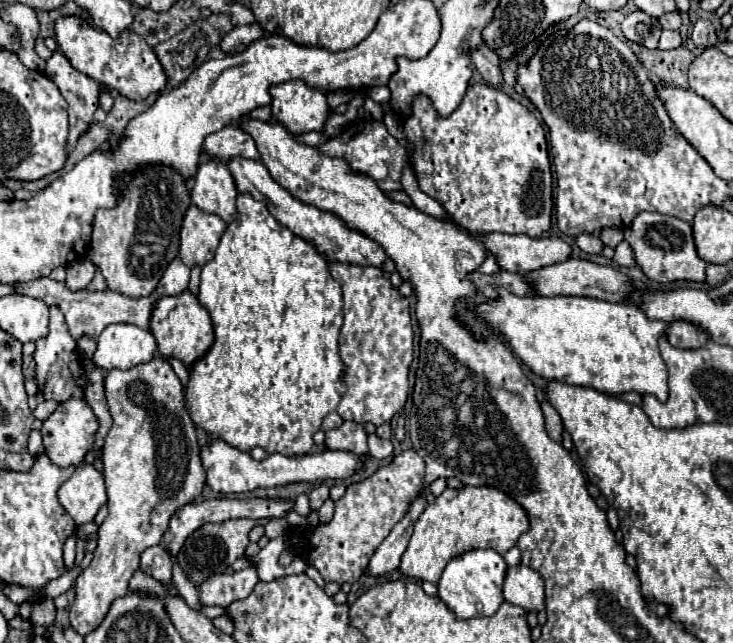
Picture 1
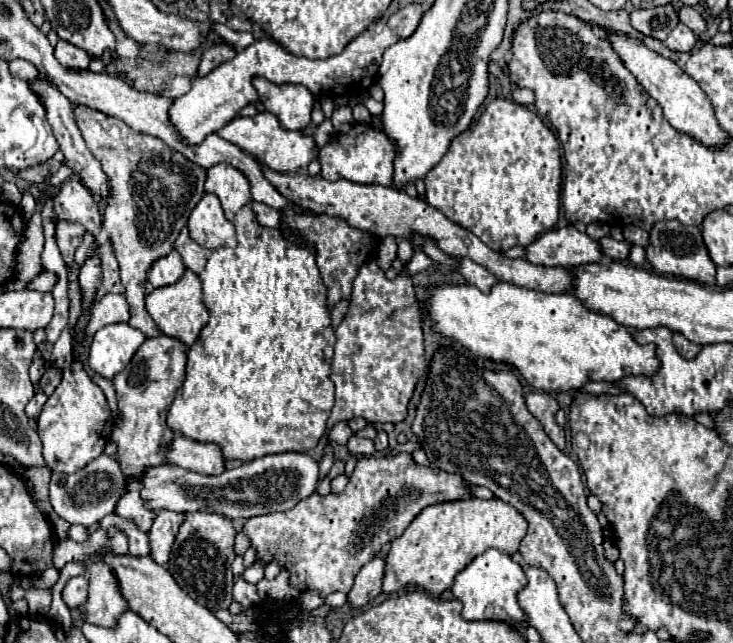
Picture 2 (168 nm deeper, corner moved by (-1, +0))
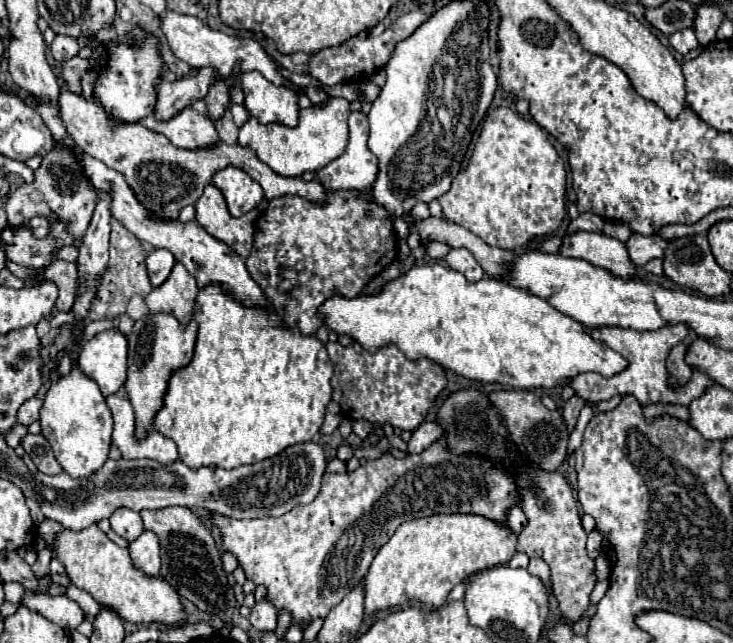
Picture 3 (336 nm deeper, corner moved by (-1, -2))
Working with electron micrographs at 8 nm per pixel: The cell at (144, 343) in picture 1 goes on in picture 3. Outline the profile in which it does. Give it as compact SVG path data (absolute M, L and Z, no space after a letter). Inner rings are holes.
M110 329L110 331L102 331L96 337L92 337L80 351L78 363L76 367L90 377L92 381L98 383L100 391L104 397L118 393L118 389L124 385L126 381L126 351L128 351L128 341L126 337L118 331L118 329Z

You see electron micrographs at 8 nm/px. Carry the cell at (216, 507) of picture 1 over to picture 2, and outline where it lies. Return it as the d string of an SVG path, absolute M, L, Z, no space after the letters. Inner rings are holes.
M162 511L158 513L148 539L150 539L150 547L152 547L152 559L158 565L166 565L168 557L170 557L170 549L174 545L174 537L178 535L178 525L182 525L182 517L186 517L184 513L174 513L174 511Z

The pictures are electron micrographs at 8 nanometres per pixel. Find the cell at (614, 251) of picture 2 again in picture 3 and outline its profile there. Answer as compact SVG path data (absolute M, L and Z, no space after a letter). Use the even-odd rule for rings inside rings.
M632 233L632 237L626 241L628 245L628 253L630 253L630 259L642 267L646 265L650 259L662 259L666 247L668 247L668 241L664 237L660 237L658 233L656 235L650 235L650 237L644 237L644 235L638 235L638 233Z

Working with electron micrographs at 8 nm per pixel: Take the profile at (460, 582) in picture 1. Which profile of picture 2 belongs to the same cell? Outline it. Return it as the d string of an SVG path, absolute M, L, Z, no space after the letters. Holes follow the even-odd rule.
M488 549L482 555L474 557L456 577L452 585L452 595L464 603L462 617L468 621L494 619L510 621L516 627L524 625L524 613L516 601L516 593L526 585L526 577L520 565L516 565L510 555L500 553L498 549Z

